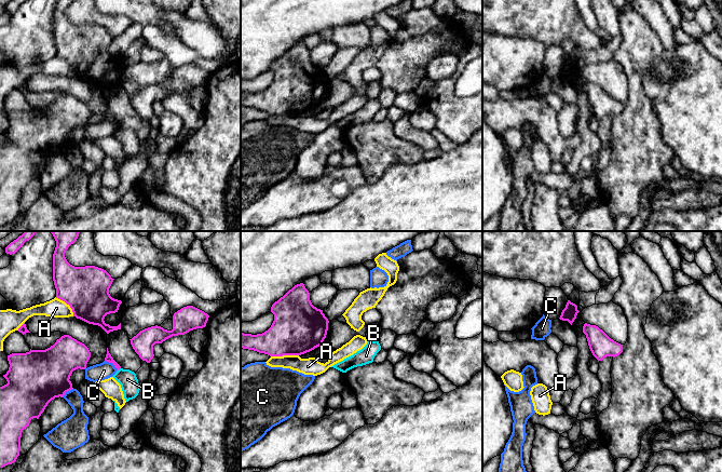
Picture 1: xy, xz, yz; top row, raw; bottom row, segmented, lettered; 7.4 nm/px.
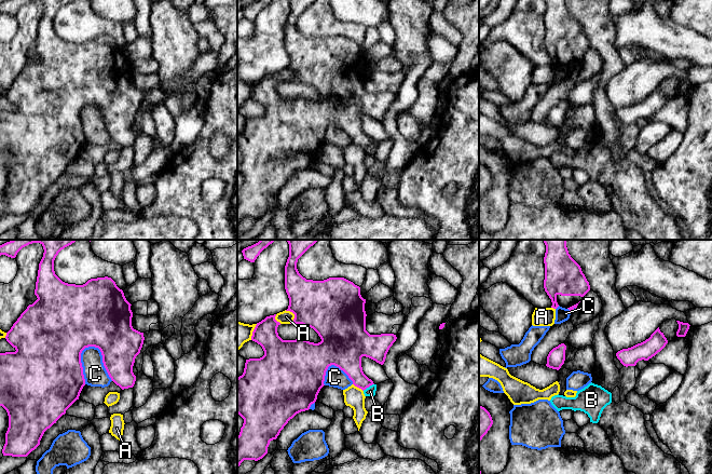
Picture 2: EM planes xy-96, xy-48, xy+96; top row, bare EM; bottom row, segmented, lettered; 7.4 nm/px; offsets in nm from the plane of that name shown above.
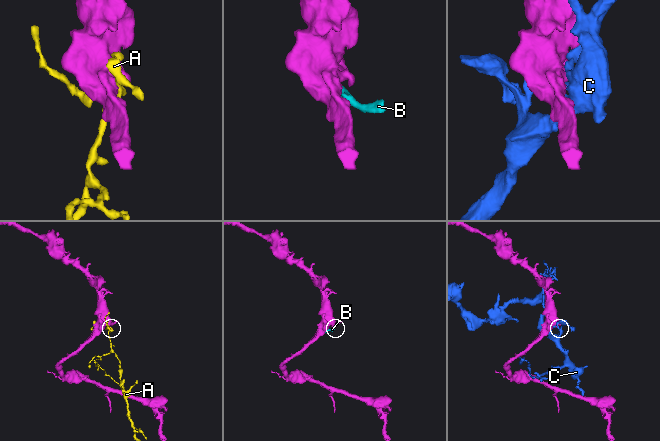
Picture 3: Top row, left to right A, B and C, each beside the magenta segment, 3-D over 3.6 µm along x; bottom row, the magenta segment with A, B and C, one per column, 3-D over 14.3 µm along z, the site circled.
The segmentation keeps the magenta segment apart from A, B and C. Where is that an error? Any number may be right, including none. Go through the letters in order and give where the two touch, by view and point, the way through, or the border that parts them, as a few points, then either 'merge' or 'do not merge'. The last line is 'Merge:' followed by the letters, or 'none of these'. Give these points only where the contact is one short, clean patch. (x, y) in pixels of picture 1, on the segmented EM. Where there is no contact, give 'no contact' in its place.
A: xz (284, 354) | do not merge
B: xy (118, 369) | along xy (120, 367), (117, 371) | do not merge
C: xy (111, 362) | do not merge
Merge: none of these

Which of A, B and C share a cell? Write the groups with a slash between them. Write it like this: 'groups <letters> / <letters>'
groups A / B / C

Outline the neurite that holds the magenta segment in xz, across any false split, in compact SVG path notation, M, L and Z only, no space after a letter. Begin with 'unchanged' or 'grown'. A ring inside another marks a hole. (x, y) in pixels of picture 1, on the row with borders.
unchanged; M303 283L295 285L271 307L274 321L262 334L241 333L241 348L270 356L301 355L326 338L328 319L314 307Z

